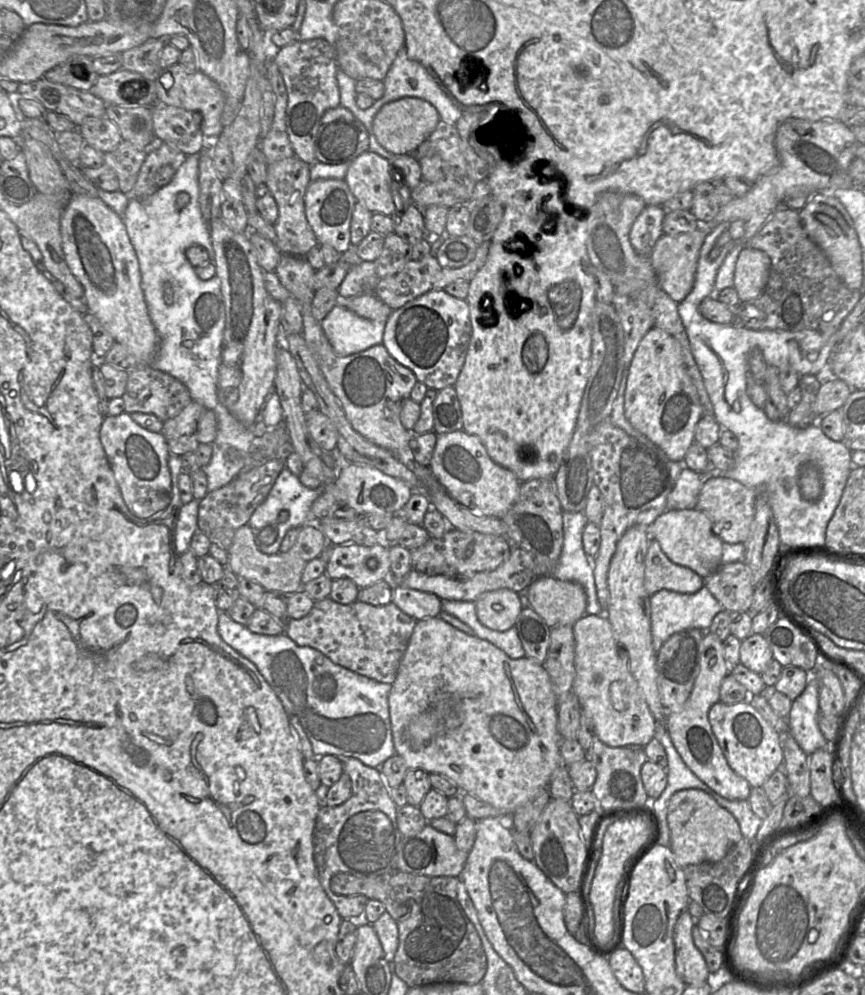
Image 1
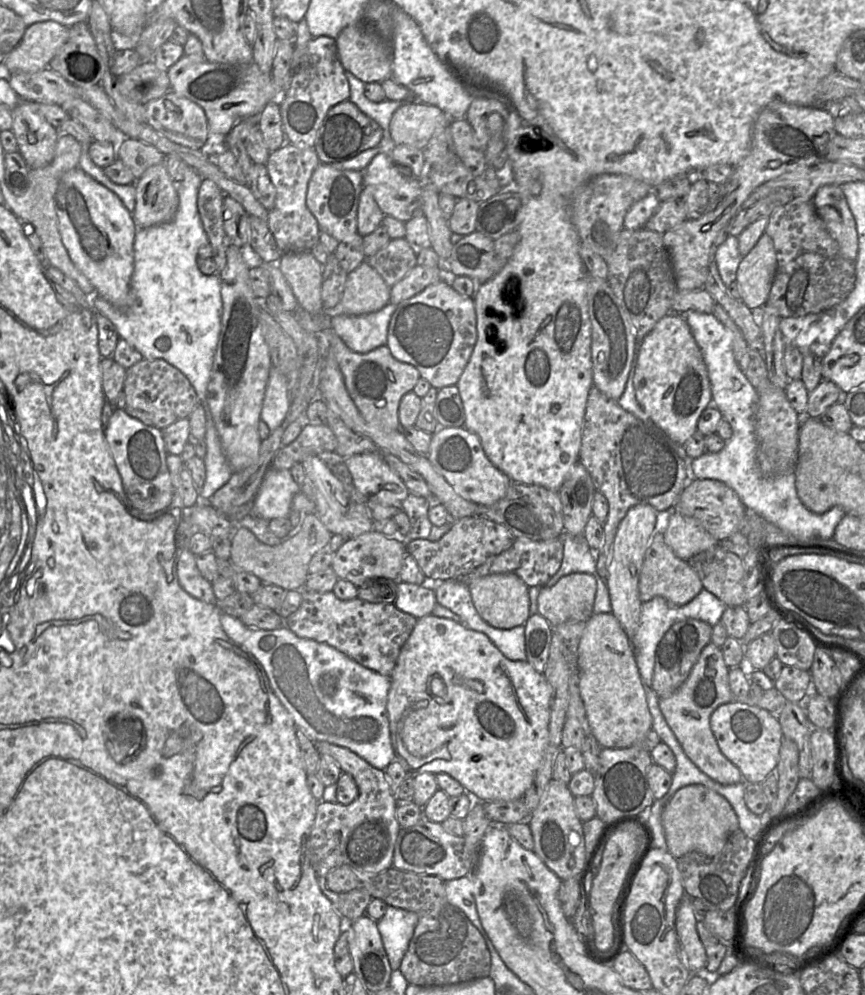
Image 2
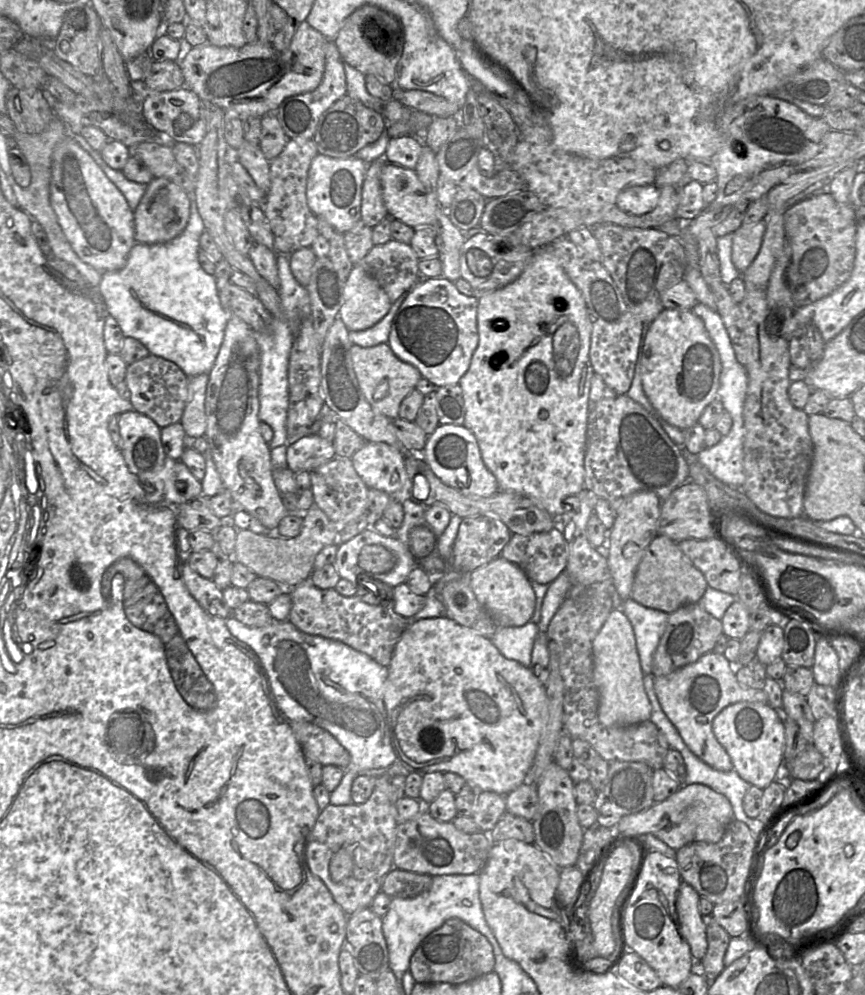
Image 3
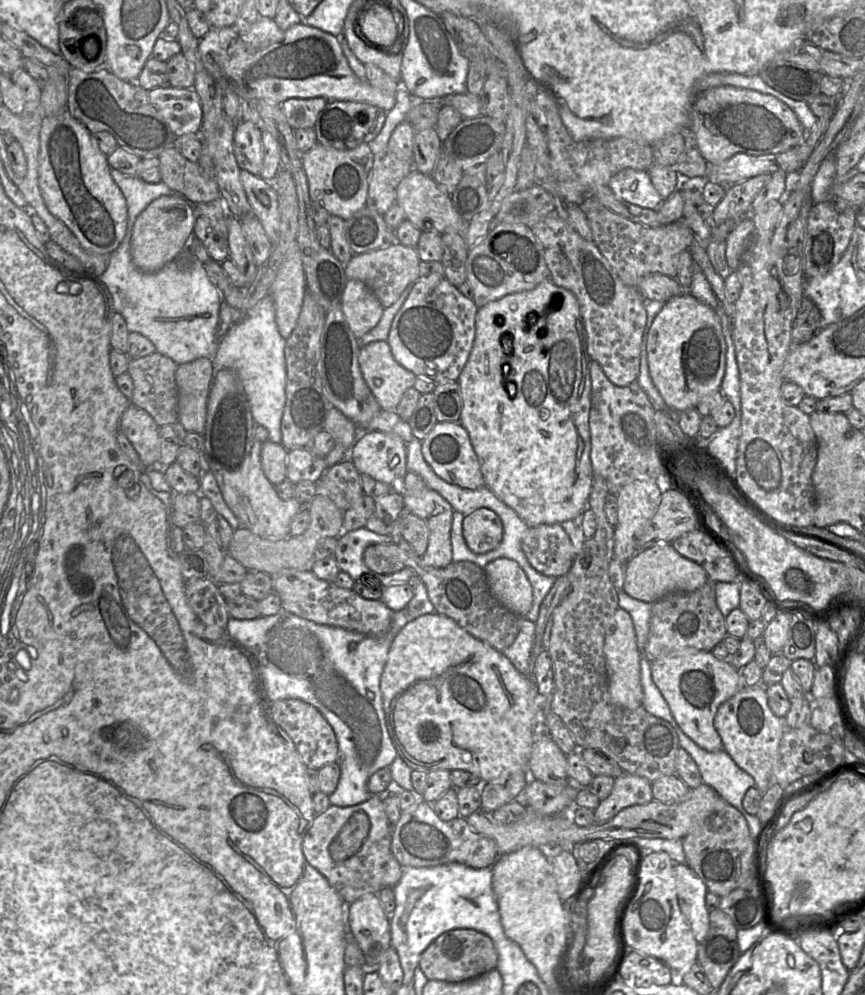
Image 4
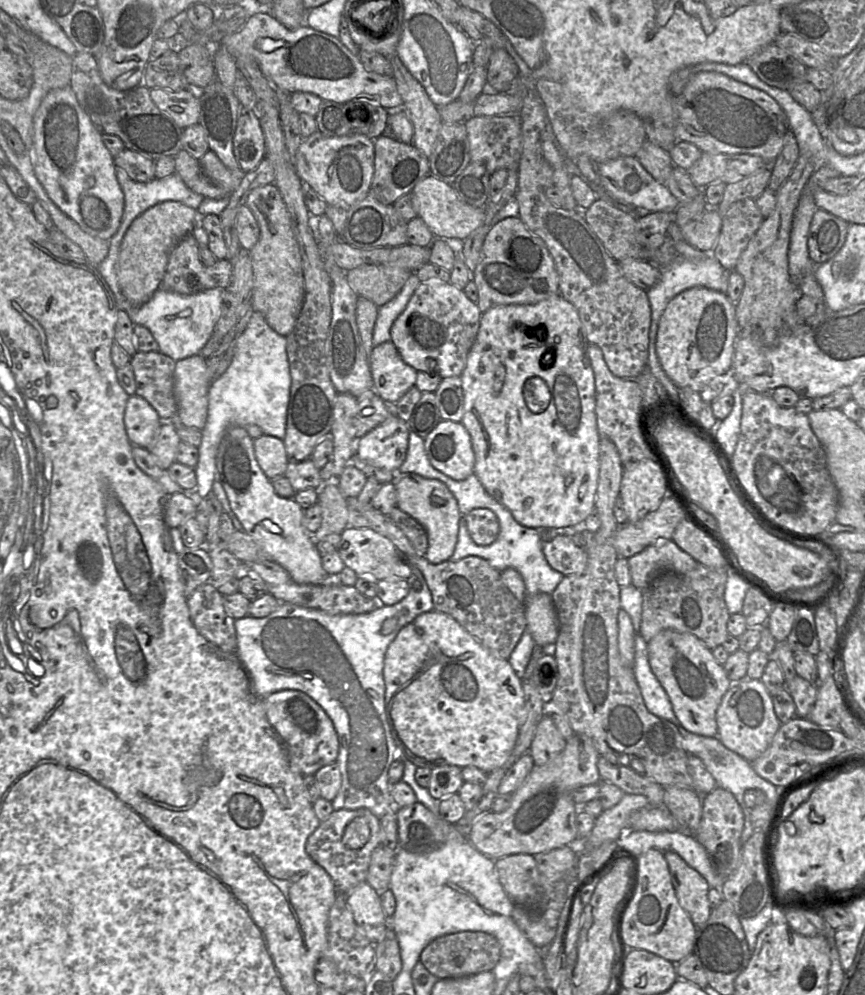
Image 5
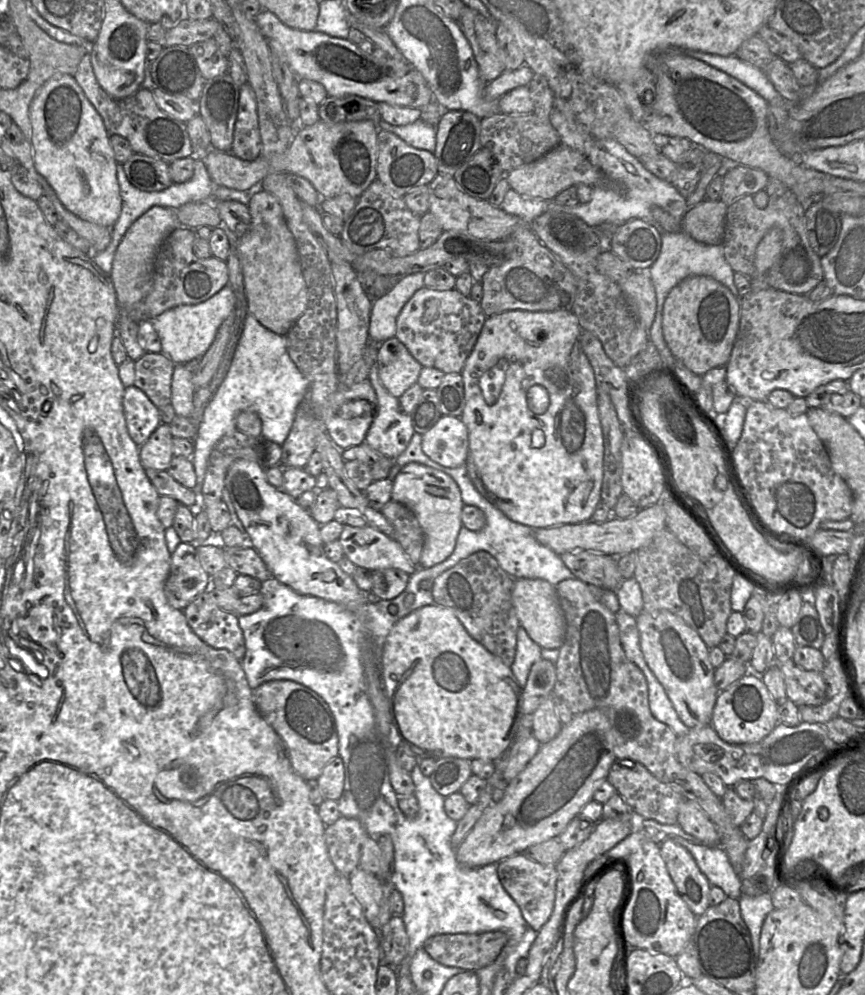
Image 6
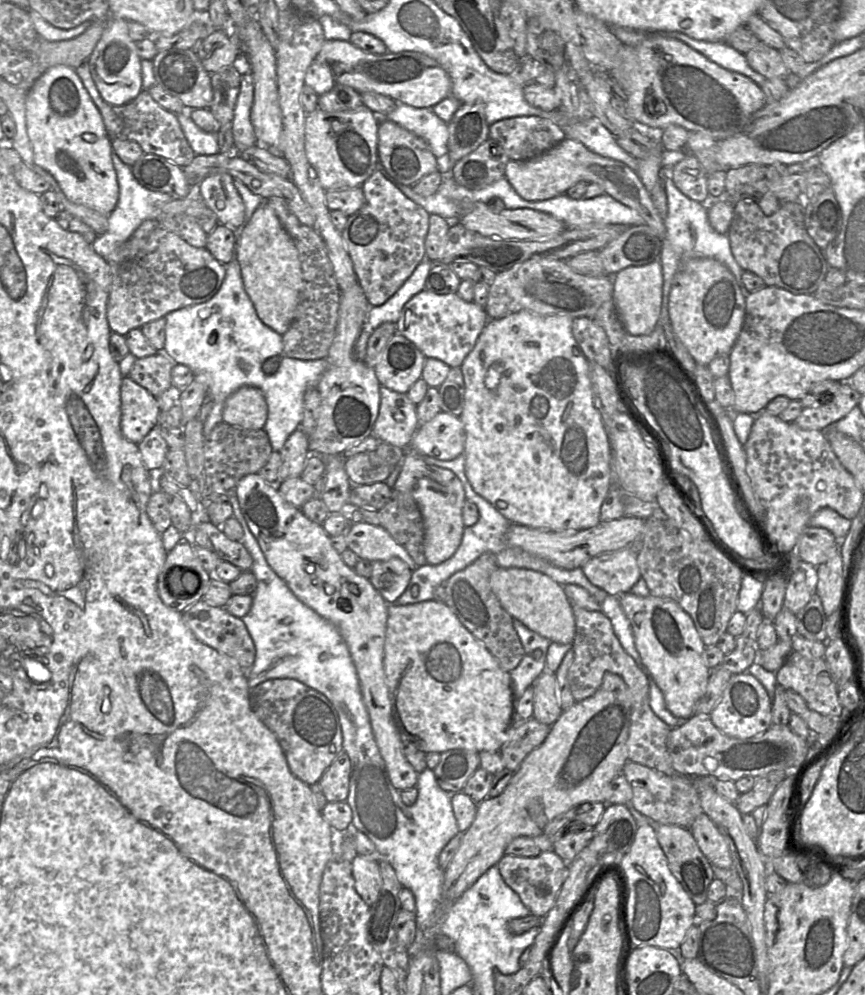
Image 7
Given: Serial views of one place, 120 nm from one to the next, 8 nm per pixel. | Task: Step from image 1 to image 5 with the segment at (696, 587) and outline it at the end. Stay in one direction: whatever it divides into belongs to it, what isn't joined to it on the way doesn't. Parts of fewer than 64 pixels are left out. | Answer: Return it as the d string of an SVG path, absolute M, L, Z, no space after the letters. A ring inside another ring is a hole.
M672 539L658 540L640 553L628 558L631 585L644 590L662 572L685 574L698 562L683 551Z

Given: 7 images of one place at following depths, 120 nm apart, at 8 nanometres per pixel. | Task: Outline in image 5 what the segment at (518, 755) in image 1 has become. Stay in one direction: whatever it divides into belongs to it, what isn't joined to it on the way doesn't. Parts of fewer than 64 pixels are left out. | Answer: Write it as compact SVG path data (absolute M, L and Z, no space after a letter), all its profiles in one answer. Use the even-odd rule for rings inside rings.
M432 610L418 615L404 626L390 643L385 654L383 679L385 683L385 714L401 760L408 760L416 767L430 768L452 765L460 768L473 766L489 774L502 767L509 759L517 741L519 729L525 719L525 701L521 679L515 674L508 660L502 659L481 645L453 617Z

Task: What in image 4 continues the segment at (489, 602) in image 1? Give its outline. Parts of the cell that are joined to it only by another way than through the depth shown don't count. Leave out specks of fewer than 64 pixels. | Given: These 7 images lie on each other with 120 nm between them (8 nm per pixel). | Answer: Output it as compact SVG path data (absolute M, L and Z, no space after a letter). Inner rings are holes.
M497 558L483 570L493 597L517 616L525 618L533 604L533 589L520 565L508 558Z

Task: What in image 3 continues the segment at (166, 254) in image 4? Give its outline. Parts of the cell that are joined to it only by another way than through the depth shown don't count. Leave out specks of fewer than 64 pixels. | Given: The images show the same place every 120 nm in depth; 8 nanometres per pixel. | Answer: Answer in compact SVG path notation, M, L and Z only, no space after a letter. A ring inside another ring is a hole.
M154 178L147 184L146 191L133 213L136 243L165 243L180 235L189 220L191 195L166 178Z

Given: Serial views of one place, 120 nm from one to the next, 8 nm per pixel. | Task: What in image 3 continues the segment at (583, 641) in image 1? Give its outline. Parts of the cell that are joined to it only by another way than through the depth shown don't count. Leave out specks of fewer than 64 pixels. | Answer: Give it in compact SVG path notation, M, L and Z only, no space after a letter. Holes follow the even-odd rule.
M614 608L593 640L593 680L599 693L598 719L605 727L630 726L650 720L651 703L644 690L643 672L632 625L621 609Z

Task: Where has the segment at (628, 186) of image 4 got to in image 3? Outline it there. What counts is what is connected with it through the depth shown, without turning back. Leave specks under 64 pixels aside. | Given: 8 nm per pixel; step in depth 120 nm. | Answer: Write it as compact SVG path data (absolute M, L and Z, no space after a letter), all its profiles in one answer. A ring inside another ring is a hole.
M656 184L627 187L619 193L616 205L630 214L644 215L658 205L659 189Z

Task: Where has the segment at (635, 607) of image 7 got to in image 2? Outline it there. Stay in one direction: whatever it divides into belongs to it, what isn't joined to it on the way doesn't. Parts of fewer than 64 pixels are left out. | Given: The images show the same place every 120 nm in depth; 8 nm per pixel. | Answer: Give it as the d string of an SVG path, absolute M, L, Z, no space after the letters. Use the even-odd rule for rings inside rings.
M710 642L701 651L685 682L670 697L659 698L660 710L687 757L703 773L722 785L740 783L743 781L743 776L740 770L722 754L711 731L710 717L714 710L722 704L738 701L778 715L787 701L775 688L764 691L761 698L750 698L748 693L746 699L735 700L729 687L729 670L724 662L721 648Z

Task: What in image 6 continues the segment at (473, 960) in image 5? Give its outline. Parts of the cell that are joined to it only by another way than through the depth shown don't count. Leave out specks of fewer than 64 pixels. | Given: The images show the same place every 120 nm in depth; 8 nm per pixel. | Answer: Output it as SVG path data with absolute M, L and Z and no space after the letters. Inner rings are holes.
M502 931L437 934L427 939L423 948L444 966L476 972L493 963L506 943L507 935Z

